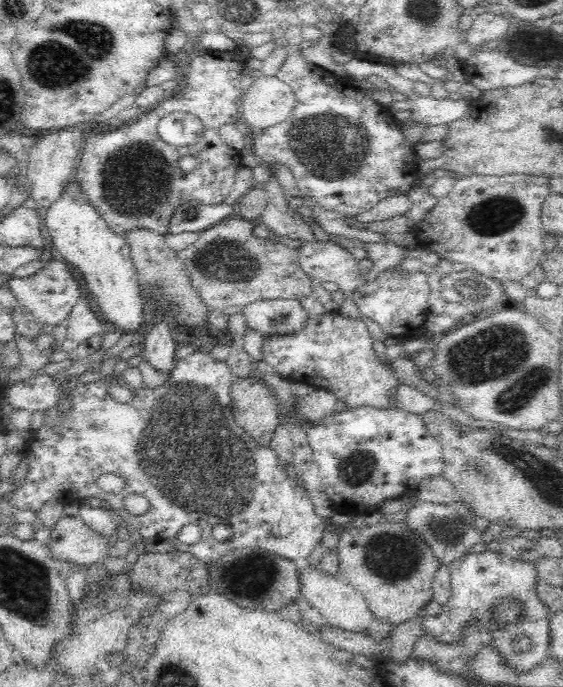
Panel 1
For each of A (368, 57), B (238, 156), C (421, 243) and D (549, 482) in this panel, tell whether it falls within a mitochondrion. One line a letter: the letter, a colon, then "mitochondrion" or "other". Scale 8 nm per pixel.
A: other
B: other
C: other
D: mitochondrion

